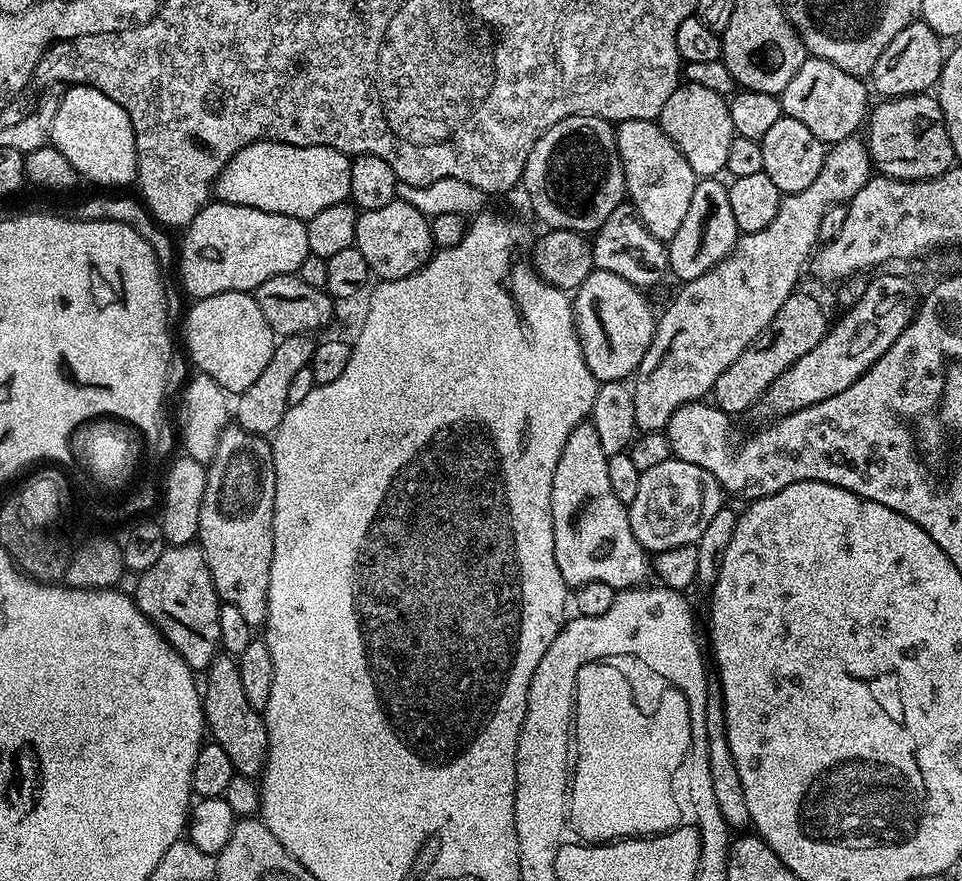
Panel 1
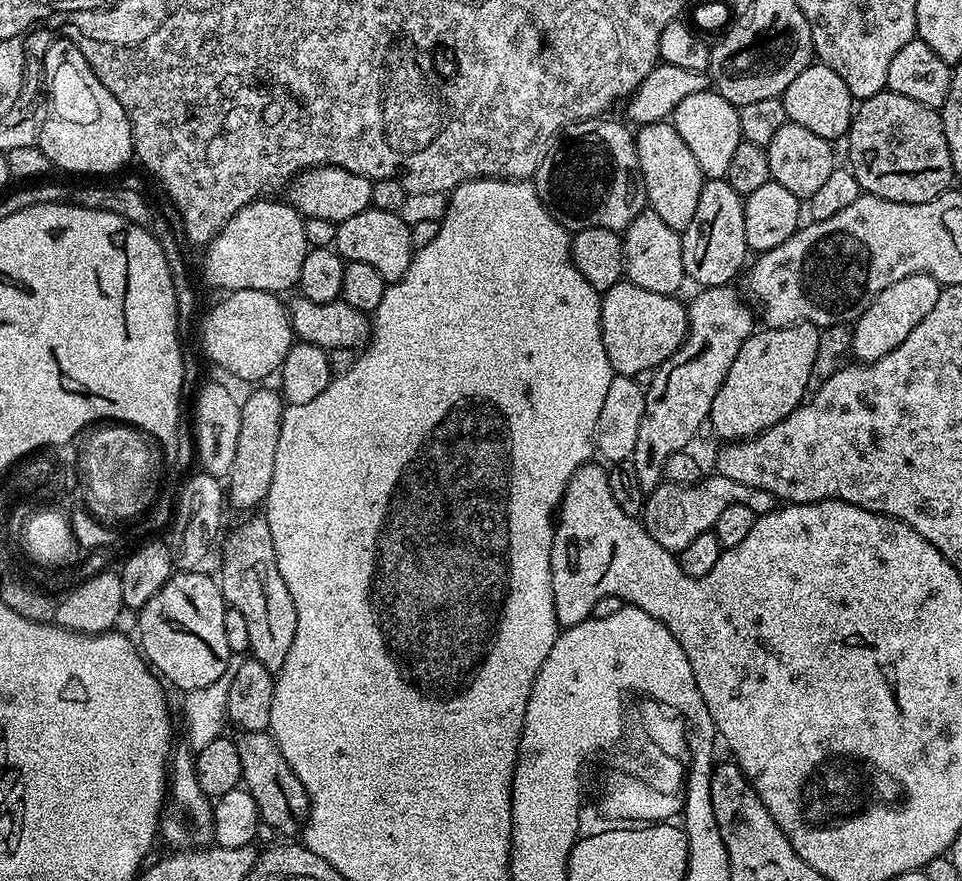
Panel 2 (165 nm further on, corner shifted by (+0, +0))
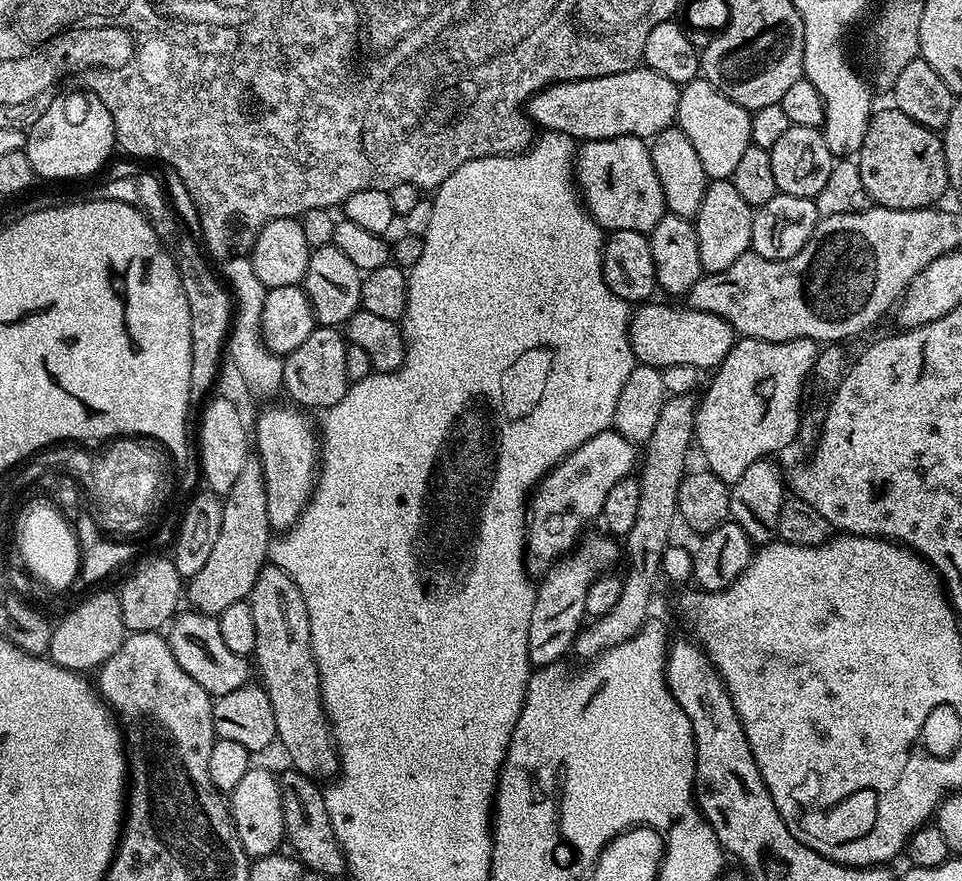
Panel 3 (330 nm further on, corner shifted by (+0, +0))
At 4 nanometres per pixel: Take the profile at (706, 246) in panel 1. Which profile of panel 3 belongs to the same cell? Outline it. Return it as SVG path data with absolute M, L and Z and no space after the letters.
M731 179L714 180L709 183L702 206L694 217L698 234L698 258L705 273L725 272L752 246L752 218L754 209L734 190Z

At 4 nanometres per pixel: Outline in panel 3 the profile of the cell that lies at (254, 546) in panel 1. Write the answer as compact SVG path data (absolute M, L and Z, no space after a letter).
M266 566L258 574L252 587L250 603L254 610L254 631L258 633L254 664L260 667L259 683L270 698L270 706L274 706L274 726L279 747L284 747L293 769L317 782L328 782L340 771L340 754L332 738L332 725L324 713L324 703L320 697L320 675L314 662L312 643L310 642L310 618L306 610L306 602L302 598L302 590L294 586L294 582L281 568Z

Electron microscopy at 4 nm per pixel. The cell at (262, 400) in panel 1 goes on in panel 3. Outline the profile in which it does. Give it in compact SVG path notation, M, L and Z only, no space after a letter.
M249 458L246 466L242 466L242 474L238 476L234 486L224 500L222 510L222 530L214 541L214 550L210 558L206 558L206 566L198 570L196 576L191 577L186 584L186 600L198 612L219 614L226 610L226 606L234 606L234 602L248 600L252 595L252 587L258 574L266 567L270 556L270 525L268 523L268 503L266 502L266 482L264 481L264 468L259 459Z

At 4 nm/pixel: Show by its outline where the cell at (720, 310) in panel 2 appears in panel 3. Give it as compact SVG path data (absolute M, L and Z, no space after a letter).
M676 396L673 400L672 397L665 399L657 425L654 426L653 433L650 434L647 440L644 448L646 449L645 452L643 449L642 463L638 468L638 479L642 486L642 494L638 505L638 519L634 521L630 534L623 537L622 540L622 548L626 553L626 560L628 556L628 576L625 575L623 577L622 598L618 598L618 606L614 606L614 610L610 610L610 614L595 617L591 621L592 625L589 623L577 635L574 652L575 655L580 655L584 662L591 662L603 654L606 649L626 642L631 636L638 634L641 626L647 624L650 619L648 611L652 608L652 591L656 588L656 579L661 579L662 576L660 563L664 557L664 552L670 547L671 540L668 539L672 536L672 527L678 524L678 513L676 510L678 506L678 490L686 475L684 463L688 460L688 447L690 449L693 447L695 430L694 400L691 400L688 396Z

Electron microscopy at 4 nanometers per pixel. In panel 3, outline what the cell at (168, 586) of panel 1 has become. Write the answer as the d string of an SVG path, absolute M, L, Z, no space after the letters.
M181 611L171 621L166 632L168 645L178 661L178 666L182 666L182 670L186 670L186 674L190 674L190 678L194 678L194 682L198 682L198 686L202 686L202 690L206 690L213 698L230 694L230 690L238 690L249 683L249 661L234 654L234 650L227 648L226 642L222 642L219 619L206 612L187 611Z

